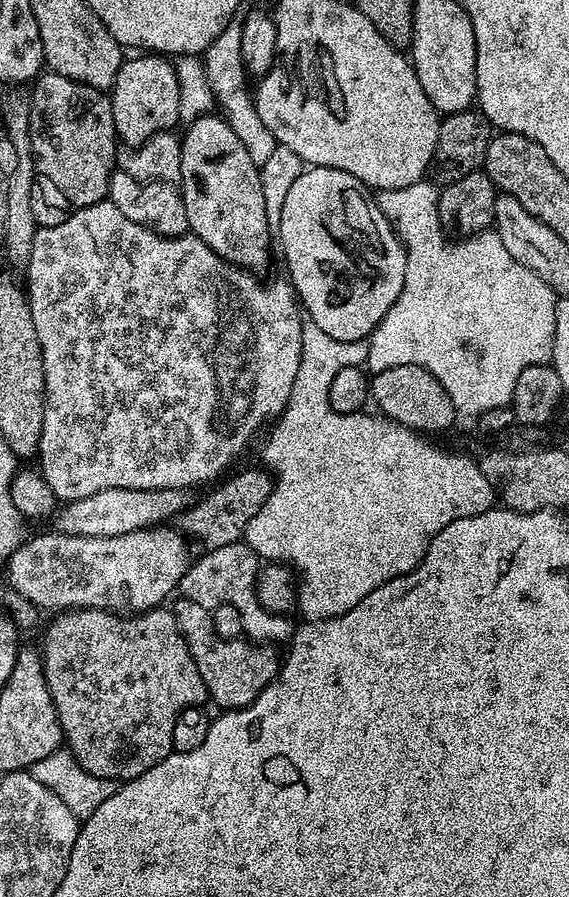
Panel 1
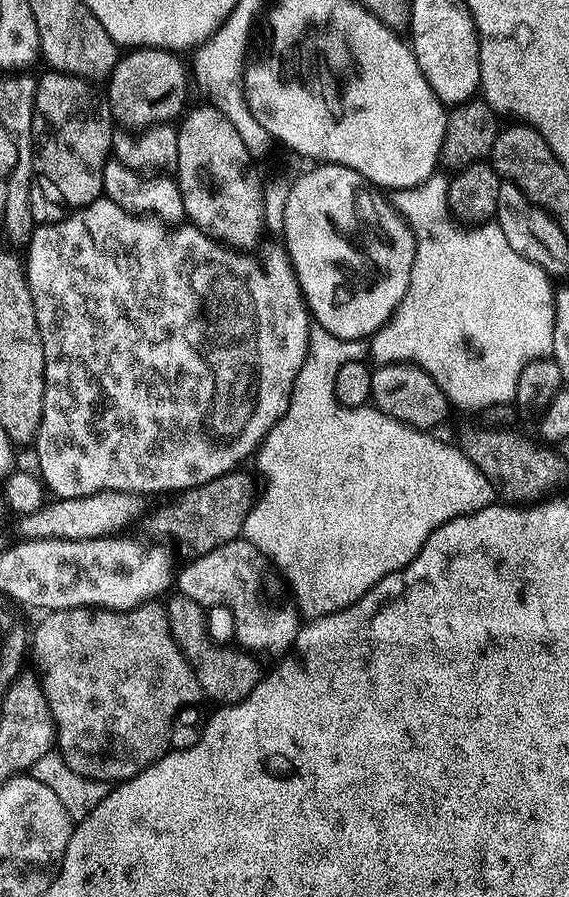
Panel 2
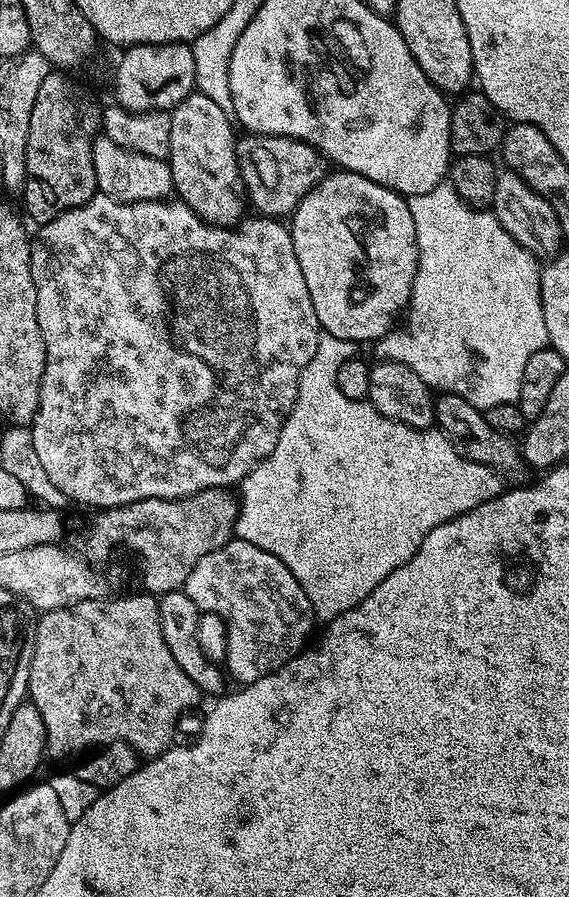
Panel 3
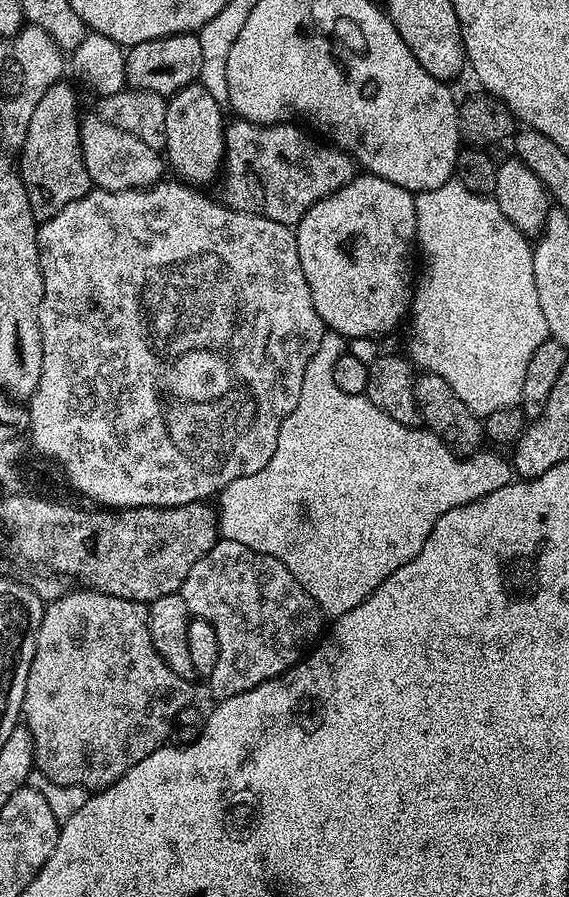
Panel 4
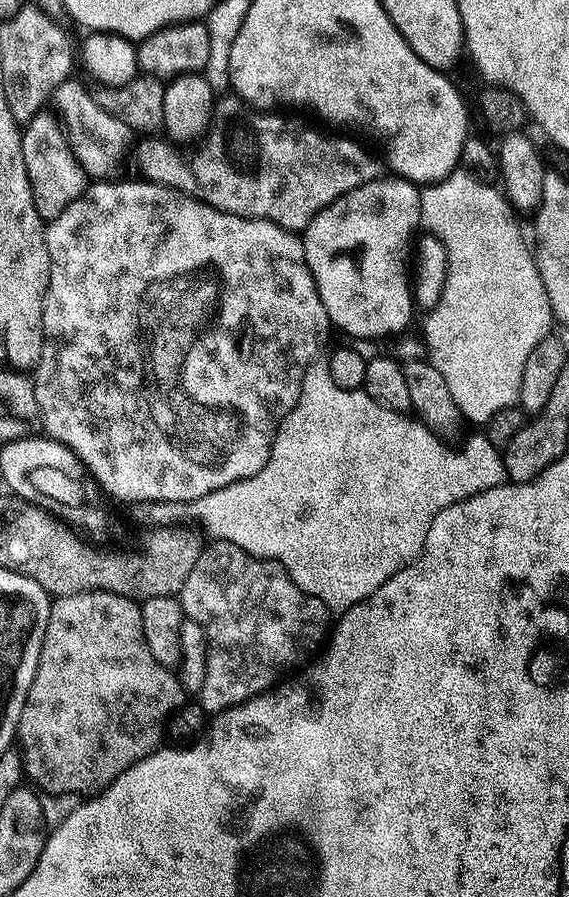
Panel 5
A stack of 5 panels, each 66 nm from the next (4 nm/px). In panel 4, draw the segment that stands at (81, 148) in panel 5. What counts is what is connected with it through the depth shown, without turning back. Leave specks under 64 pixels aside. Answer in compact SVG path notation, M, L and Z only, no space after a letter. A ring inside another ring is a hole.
M89 114L80 122L80 145L86 170L96 188L107 192L121 192L131 188L150 188L160 183L166 172L166 160L157 149L146 146L142 138L110 126L102 117ZM164 172L164 173L163 173Z

